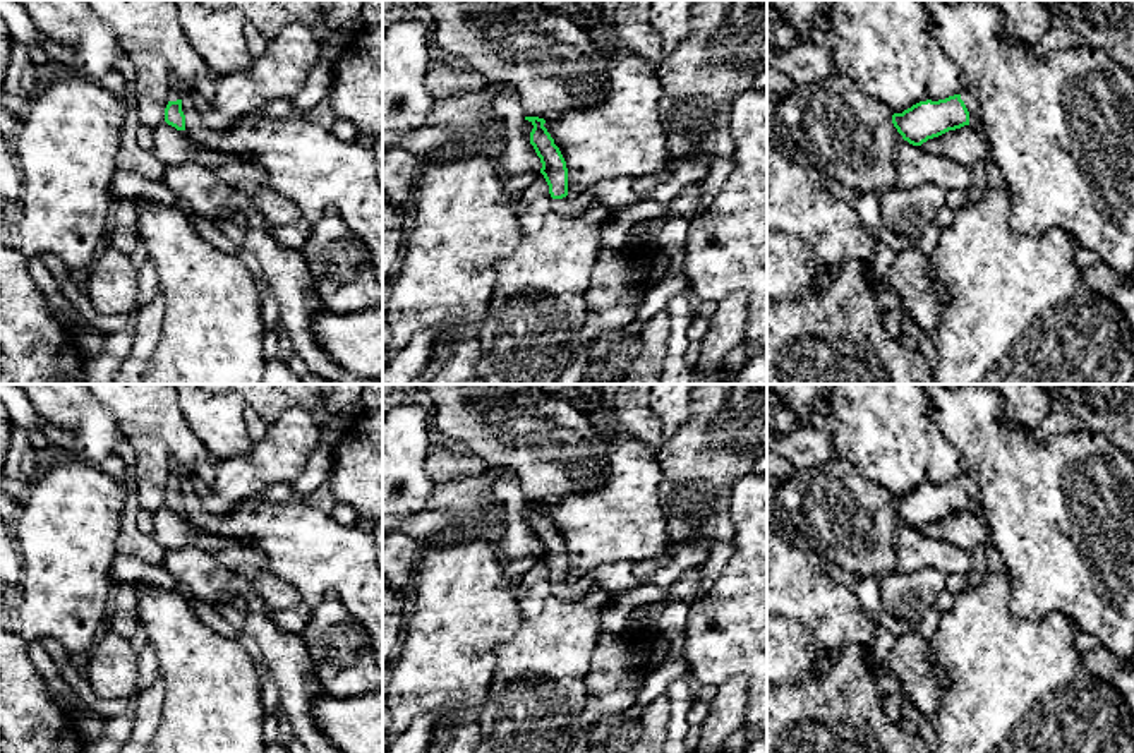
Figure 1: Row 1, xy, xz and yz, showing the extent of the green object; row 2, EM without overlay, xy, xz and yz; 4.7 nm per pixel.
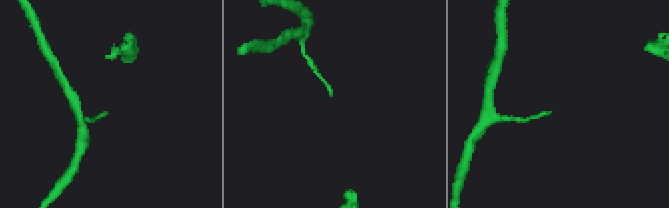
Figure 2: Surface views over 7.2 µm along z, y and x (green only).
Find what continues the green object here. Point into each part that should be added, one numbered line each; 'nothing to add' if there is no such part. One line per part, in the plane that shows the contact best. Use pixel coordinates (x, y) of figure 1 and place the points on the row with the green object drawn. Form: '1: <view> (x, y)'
1: yz (971, 103)

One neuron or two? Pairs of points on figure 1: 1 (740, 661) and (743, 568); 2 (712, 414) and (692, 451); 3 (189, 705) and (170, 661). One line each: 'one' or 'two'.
1: one
2: one
3: one

